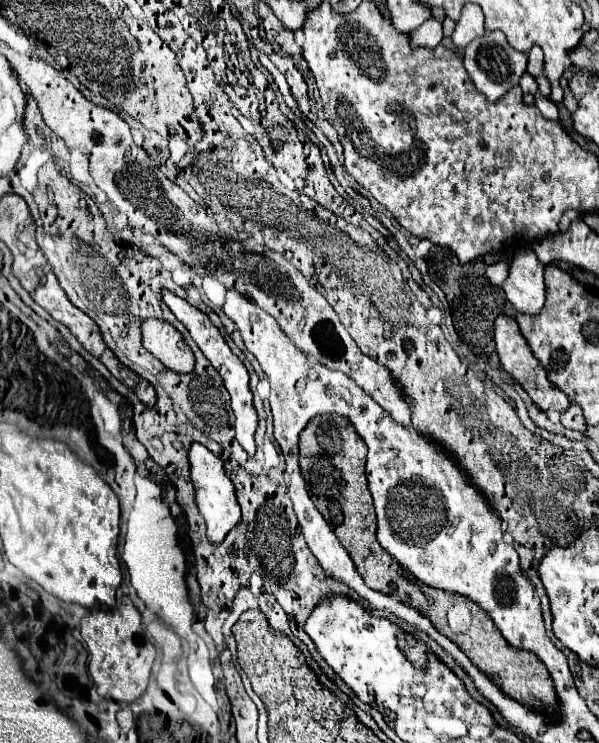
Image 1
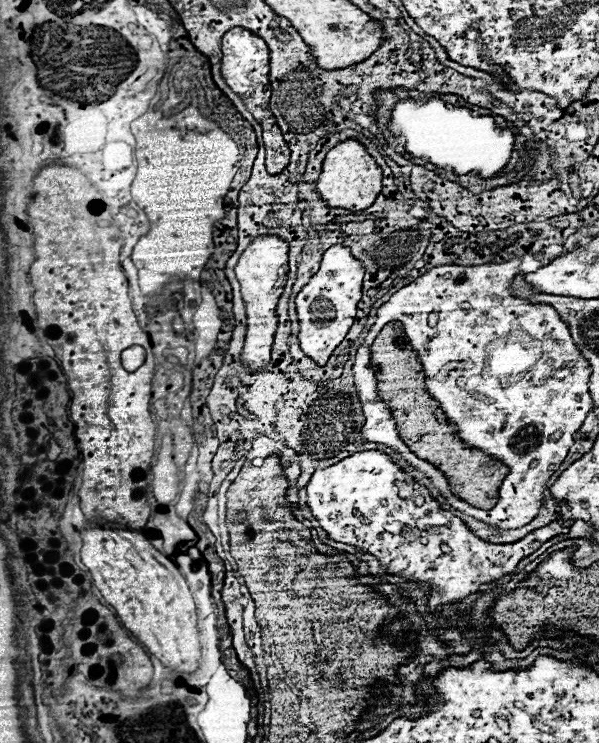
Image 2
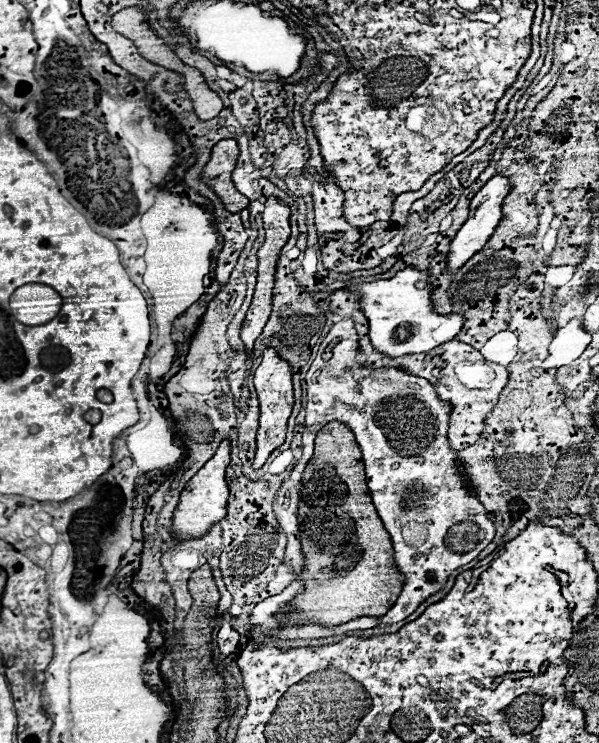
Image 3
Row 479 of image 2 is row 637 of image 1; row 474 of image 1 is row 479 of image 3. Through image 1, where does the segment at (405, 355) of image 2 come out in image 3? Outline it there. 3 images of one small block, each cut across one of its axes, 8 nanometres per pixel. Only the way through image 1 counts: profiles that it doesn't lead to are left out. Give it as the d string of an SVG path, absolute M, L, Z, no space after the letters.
M328 422L316 434L314 456L302 476L298 520L302 552L306 558L306 568L300 578L306 582L306 588L292 602L296 610L292 612L294 618L290 622L310 620L322 622L326 626L338 626L358 616L384 616L402 592L406 576L396 568L390 534L386 532L380 516L376 514L368 494L362 452L354 440L352 430L344 422Z

